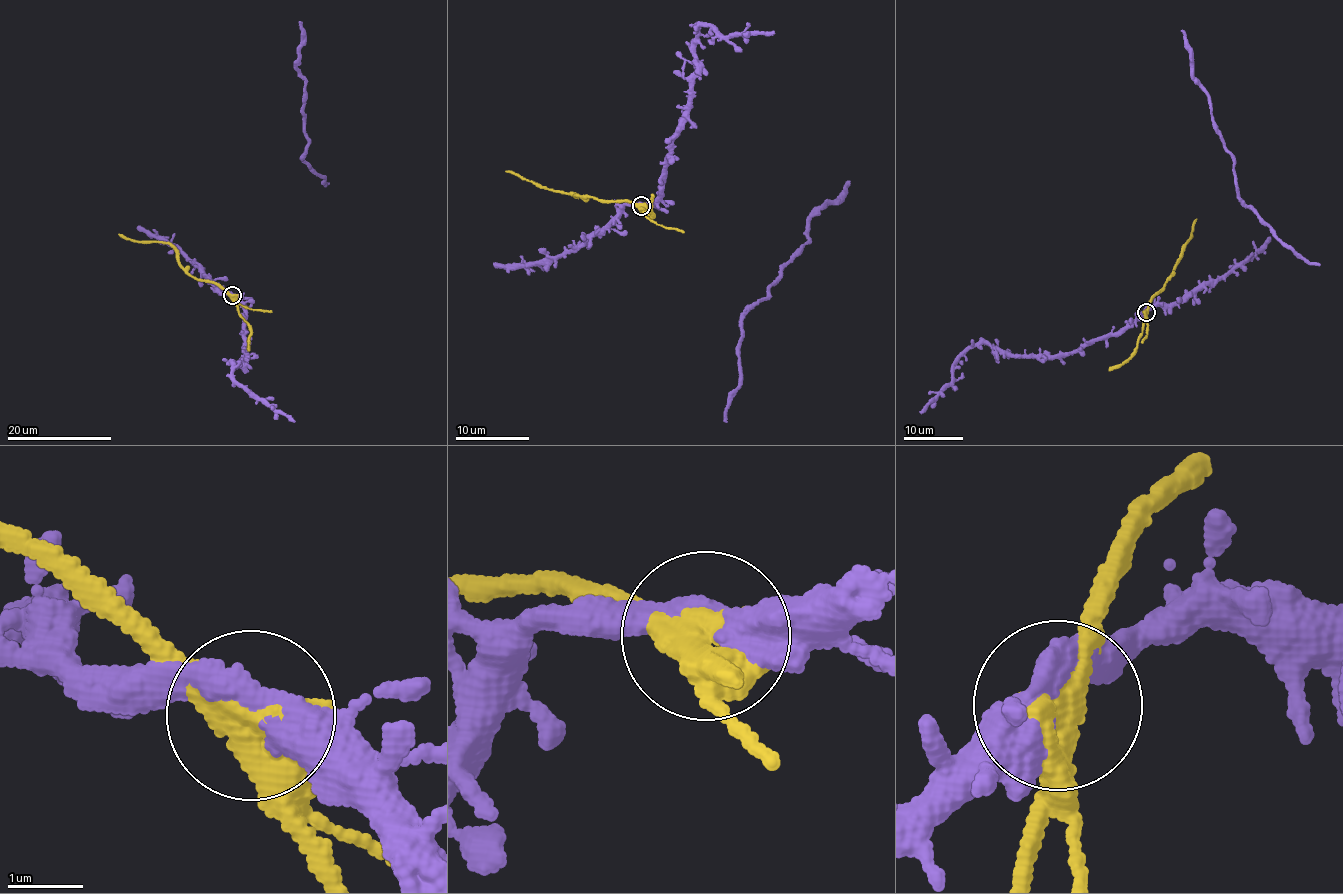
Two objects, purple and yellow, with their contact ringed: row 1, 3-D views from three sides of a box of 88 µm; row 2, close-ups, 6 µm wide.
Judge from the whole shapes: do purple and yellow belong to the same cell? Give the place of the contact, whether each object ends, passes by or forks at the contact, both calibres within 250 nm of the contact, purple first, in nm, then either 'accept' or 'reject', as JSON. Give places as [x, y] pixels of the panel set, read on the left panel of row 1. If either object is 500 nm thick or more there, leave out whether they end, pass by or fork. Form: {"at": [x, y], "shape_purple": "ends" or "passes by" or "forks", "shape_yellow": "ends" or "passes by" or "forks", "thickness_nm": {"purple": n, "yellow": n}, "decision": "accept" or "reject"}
{"at": [232, 295], "shape_purple": "passes by", "shape_yellow": "passes by", "thickness_nm": {"purple": 400, "yellow": 400}, "decision": "reject"}

